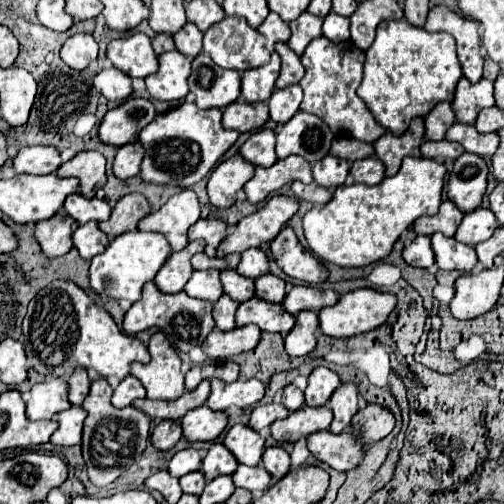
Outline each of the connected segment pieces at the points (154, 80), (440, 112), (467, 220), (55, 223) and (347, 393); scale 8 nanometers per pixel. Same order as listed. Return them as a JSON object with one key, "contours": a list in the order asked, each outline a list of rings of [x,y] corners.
{"contours":[[[[180,51],[160,55],[160,69],[146,77],[150,95],[158,101],[180,101],[188,95],[190,59]]],[[[442,101],[442,103],[438,103],[438,107],[434,107],[434,111],[430,111],[430,115],[424,117],[424,121],[426,121],[426,139],[440,141],[440,139],[444,139],[448,127],[454,125],[456,115],[454,115],[450,103]]],[[[480,207],[470,213],[464,213],[464,219],[458,225],[454,239],[460,243],[466,243],[466,245],[476,245],[476,243],[490,239],[496,227],[498,227],[498,223],[494,219],[494,213],[490,209]]],[[[54,215],[48,221],[36,225],[36,239],[46,257],[60,257],[72,249],[74,219],[68,215]]],[[[342,383],[342,387],[338,387],[334,391],[334,395],[330,397],[328,407],[334,413],[334,421],[330,425],[330,433],[342,433],[350,425],[352,417],[358,411],[358,391],[356,391],[356,385],[354,383]]]]}

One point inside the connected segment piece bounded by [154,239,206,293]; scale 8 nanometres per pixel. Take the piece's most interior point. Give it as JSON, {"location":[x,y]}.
{"location":[175,273]}

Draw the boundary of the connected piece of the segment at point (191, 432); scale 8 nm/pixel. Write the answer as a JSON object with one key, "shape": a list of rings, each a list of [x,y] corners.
{"shape":[[[206,405],[192,409],[182,419],[182,437],[190,443],[194,441],[214,441],[226,427],[228,415],[222,411],[212,411]]]}

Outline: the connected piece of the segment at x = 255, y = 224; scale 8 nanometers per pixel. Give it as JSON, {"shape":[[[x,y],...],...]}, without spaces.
{"shape":[[[274,195],[268,199],[268,203],[238,221],[234,233],[230,233],[218,247],[218,257],[228,253],[244,253],[252,247],[262,247],[264,243],[270,243],[278,237],[282,227],[288,223],[288,219],[298,211],[298,201],[284,195]]]}

